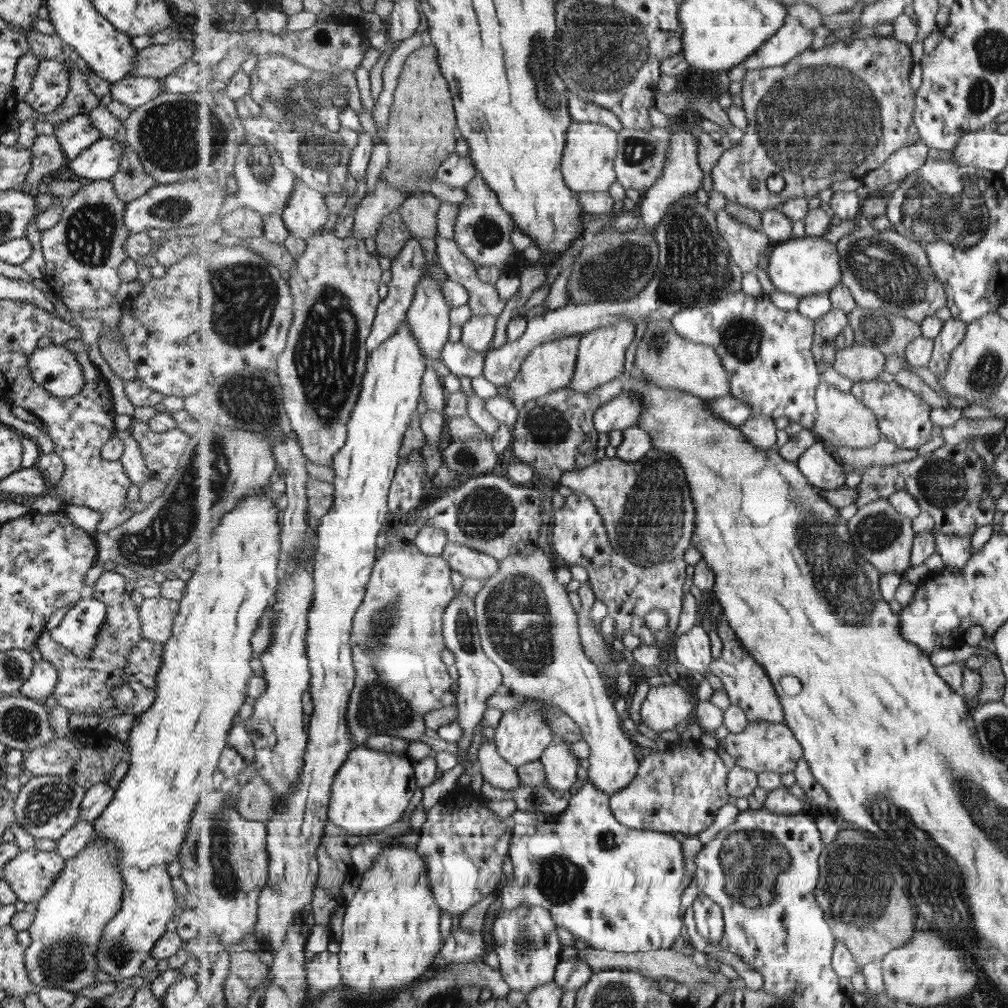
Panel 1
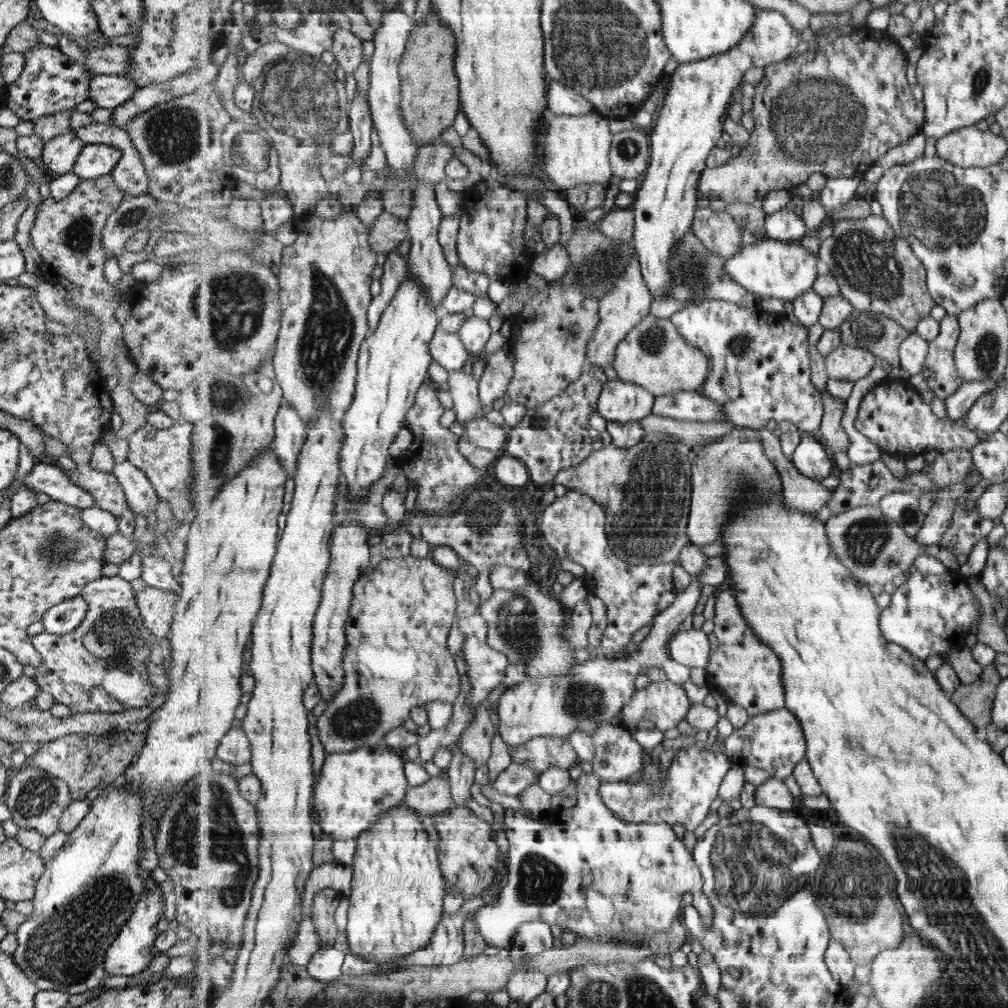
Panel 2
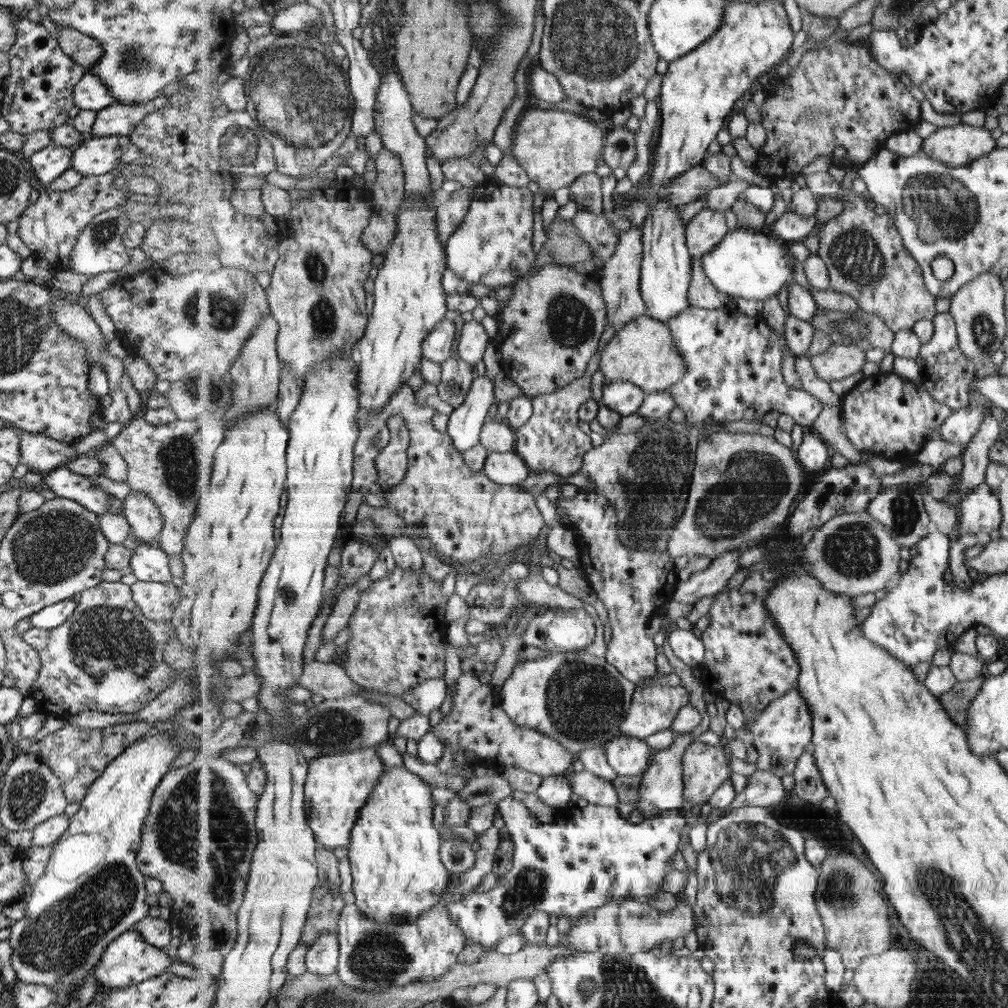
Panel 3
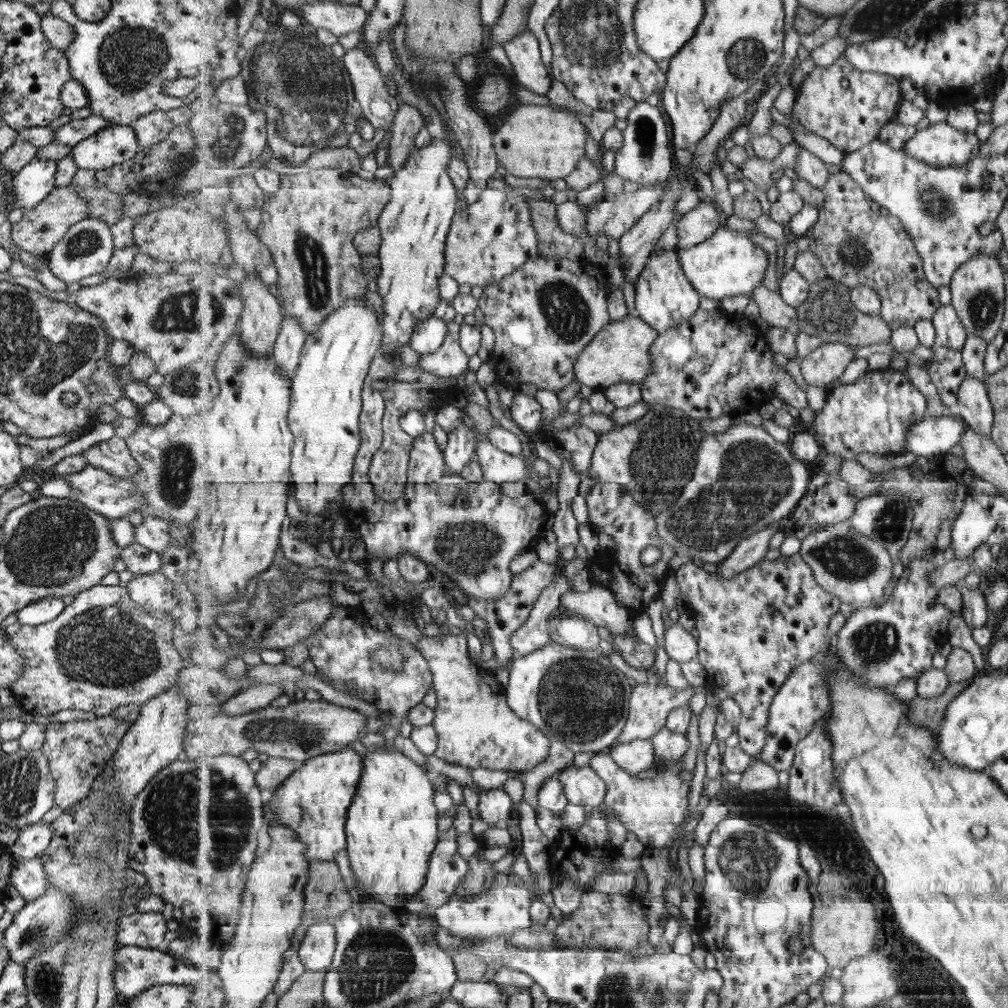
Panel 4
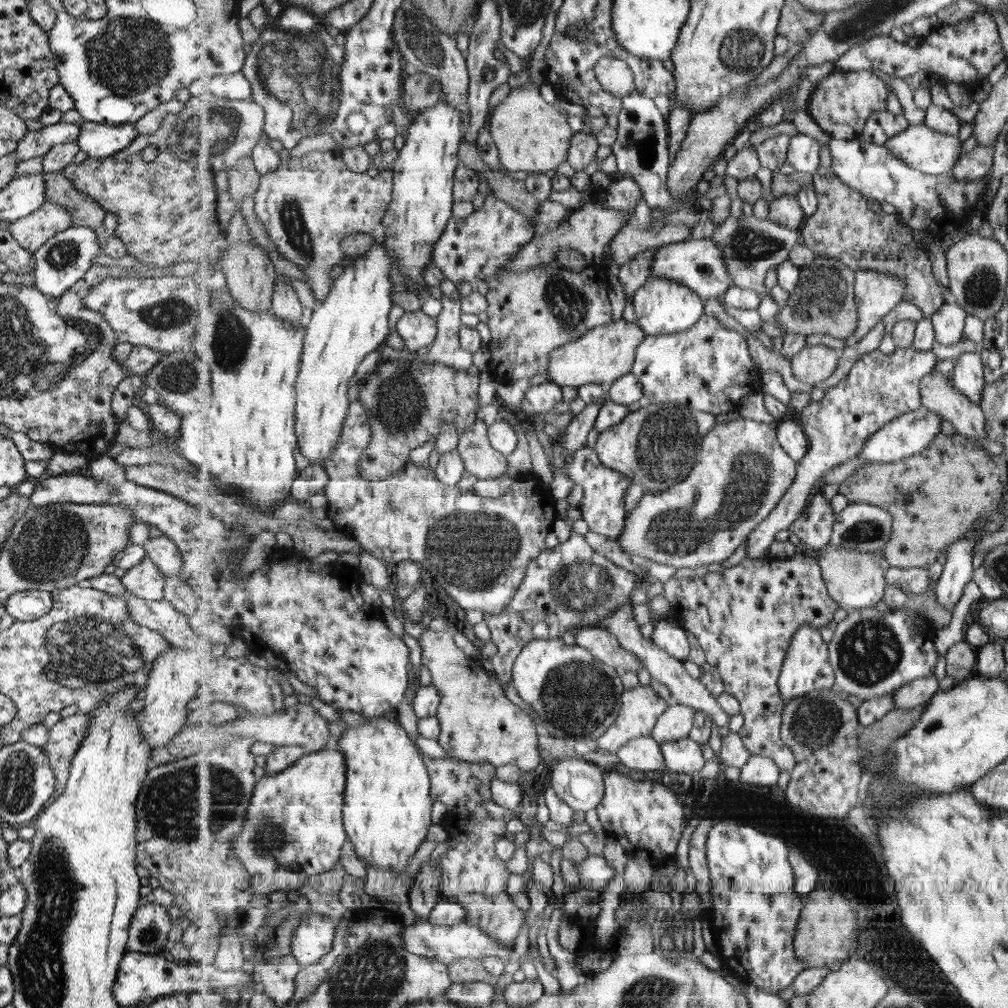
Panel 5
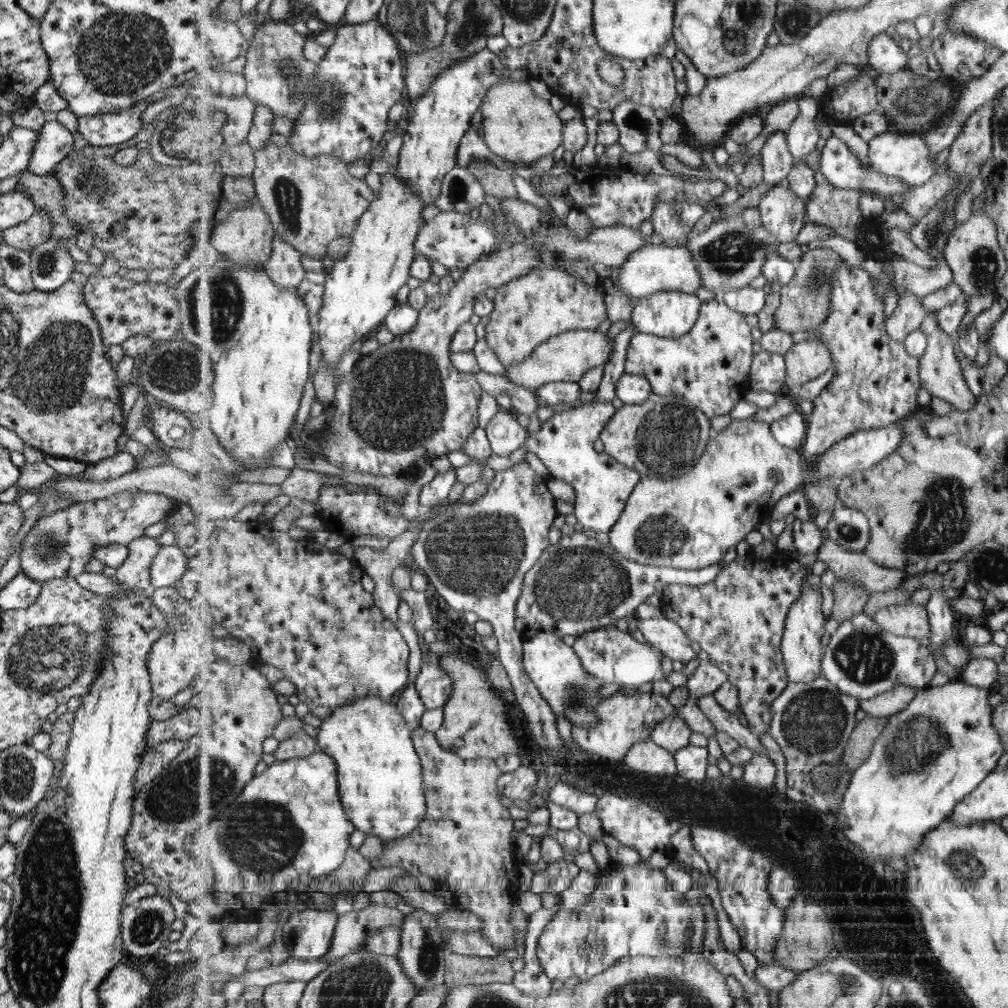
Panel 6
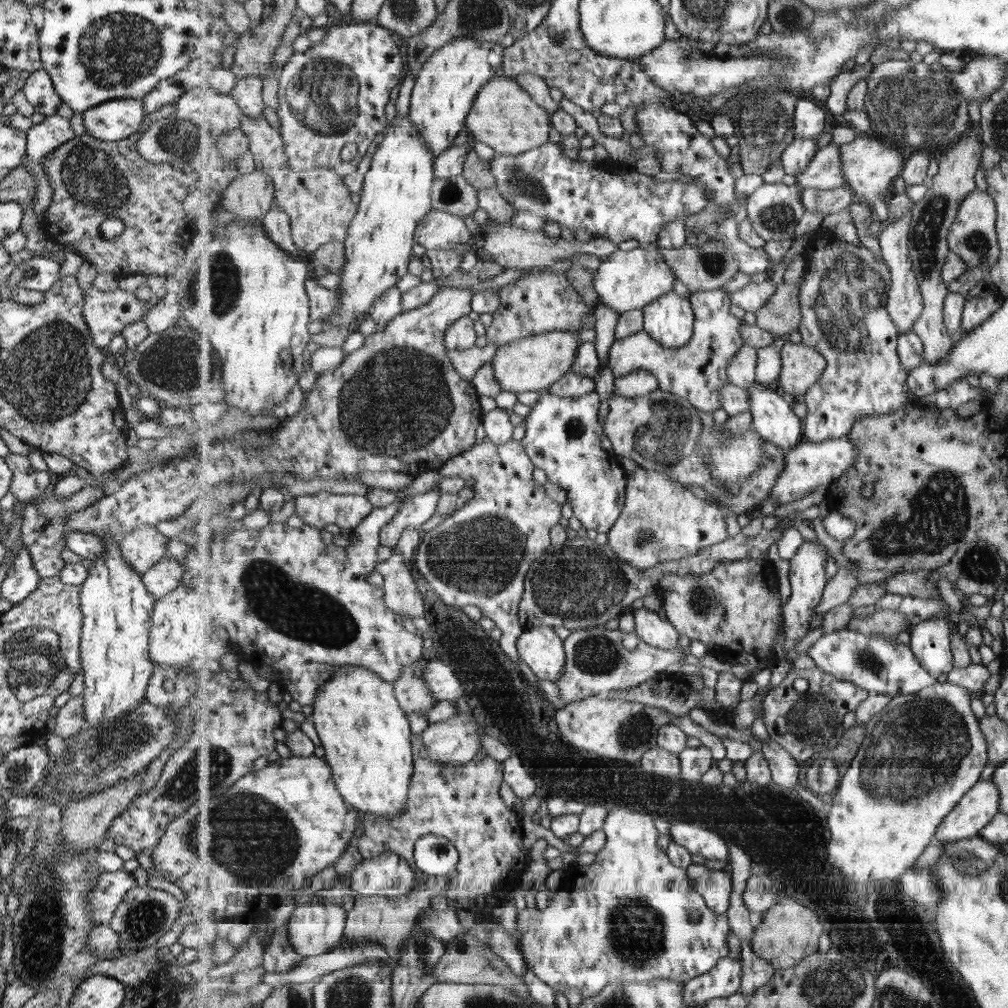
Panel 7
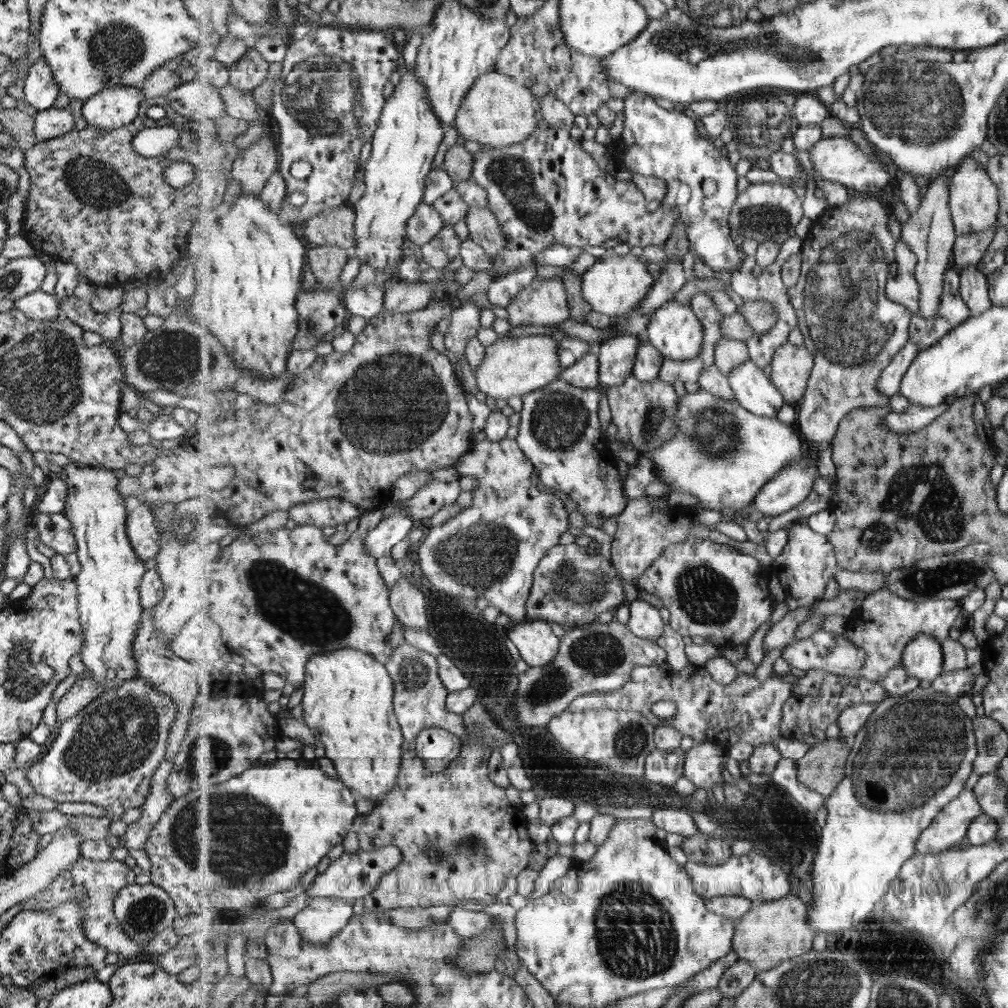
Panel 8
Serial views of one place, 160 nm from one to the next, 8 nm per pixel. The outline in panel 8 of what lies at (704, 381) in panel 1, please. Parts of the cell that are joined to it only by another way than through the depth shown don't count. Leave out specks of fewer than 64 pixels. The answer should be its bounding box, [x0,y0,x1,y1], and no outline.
[474,336,563,398]

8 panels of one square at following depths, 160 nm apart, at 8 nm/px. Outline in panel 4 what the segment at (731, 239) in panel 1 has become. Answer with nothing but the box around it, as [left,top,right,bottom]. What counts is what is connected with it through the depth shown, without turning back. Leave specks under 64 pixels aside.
[679,200,724,249]

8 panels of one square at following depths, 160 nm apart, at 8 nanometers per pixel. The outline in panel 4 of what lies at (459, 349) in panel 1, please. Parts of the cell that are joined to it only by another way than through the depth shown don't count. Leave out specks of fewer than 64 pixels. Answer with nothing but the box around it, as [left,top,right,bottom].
[410,316,449,354]

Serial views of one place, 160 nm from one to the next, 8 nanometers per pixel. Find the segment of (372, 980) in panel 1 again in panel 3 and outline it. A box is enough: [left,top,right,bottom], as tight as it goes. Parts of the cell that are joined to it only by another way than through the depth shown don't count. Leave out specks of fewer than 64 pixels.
[347,767,449,923]

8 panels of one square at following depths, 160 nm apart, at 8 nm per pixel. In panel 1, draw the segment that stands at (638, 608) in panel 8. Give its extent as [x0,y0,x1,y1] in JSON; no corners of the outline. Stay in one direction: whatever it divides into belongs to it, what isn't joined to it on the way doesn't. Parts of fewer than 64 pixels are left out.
[674,625,714,674]

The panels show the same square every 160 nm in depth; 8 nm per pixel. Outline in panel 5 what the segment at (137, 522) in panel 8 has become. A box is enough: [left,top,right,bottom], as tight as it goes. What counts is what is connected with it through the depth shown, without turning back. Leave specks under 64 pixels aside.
[120,558,164,601]

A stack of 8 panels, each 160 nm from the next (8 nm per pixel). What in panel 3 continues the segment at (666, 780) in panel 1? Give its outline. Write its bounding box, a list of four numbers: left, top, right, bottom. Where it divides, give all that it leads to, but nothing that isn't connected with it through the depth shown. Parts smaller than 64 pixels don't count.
[567,742,734,808]

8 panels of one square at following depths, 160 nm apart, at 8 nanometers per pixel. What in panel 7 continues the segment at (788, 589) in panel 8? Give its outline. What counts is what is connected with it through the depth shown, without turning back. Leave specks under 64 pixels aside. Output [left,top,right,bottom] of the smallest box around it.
[783,540,827,652]

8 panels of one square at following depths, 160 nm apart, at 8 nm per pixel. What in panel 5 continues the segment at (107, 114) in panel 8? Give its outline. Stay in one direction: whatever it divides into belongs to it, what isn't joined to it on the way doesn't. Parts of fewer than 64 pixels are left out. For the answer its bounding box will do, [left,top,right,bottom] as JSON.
[75,121,137,159]

